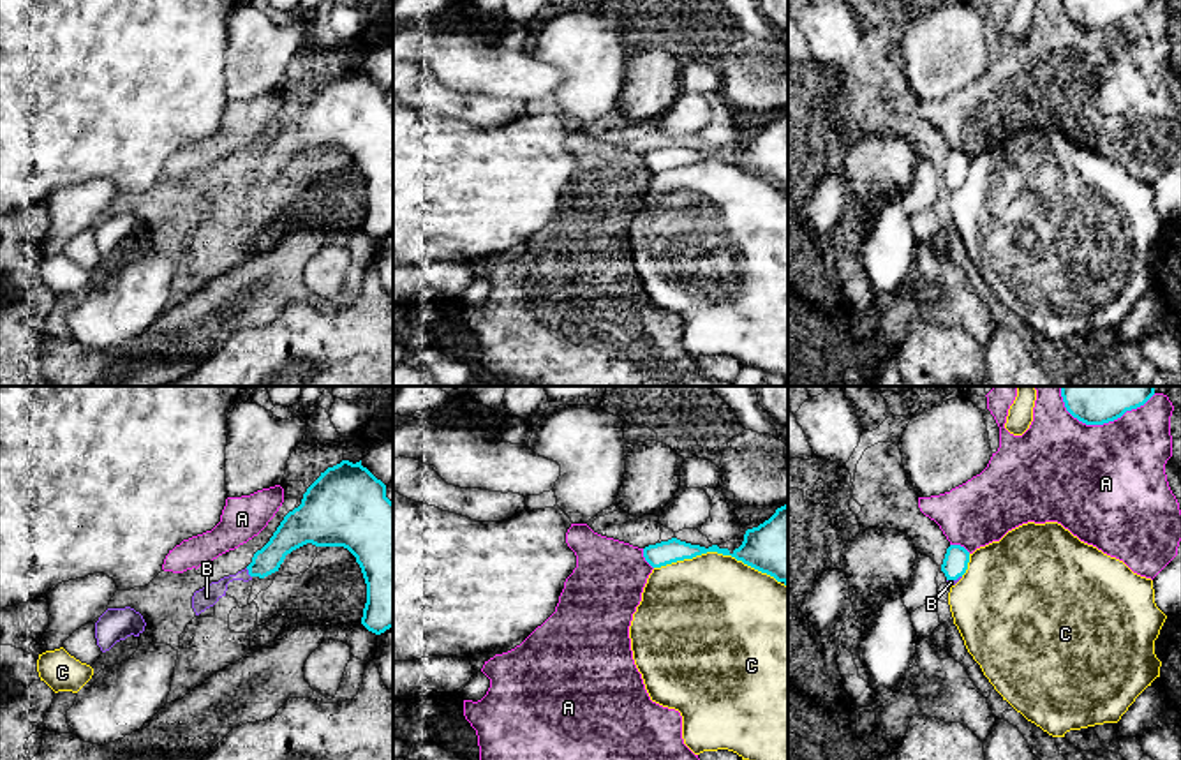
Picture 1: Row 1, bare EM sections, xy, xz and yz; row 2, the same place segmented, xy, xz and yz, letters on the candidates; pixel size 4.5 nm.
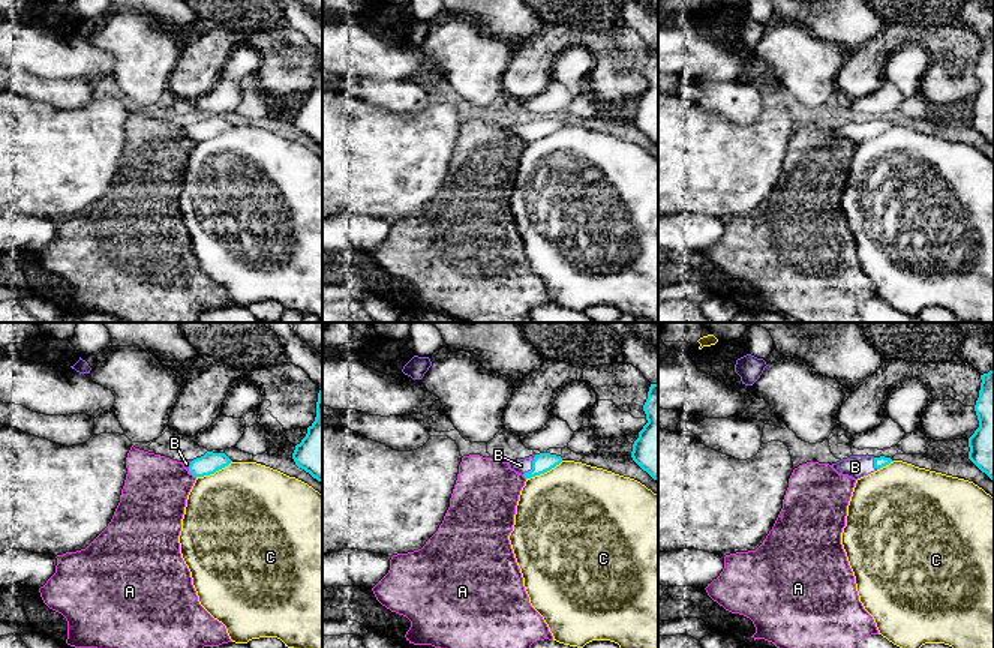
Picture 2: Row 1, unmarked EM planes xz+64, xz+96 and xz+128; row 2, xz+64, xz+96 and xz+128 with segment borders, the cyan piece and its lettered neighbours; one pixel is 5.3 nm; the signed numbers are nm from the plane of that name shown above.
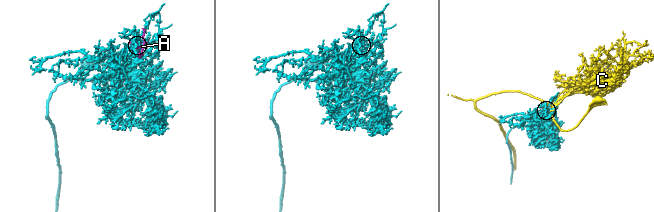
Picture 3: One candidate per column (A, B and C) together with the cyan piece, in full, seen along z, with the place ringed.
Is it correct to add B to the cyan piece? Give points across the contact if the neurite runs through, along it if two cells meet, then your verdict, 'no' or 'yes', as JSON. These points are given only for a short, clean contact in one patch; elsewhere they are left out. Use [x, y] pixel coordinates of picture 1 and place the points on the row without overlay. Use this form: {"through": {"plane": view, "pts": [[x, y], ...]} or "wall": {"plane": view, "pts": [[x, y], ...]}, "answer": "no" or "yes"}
{"through": {"plane": "xy", "pts": [[288, 141], [249, 178], [228, 184], [207, 201]]}, "answer": "yes"}

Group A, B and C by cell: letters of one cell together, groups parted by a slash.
A / B / C

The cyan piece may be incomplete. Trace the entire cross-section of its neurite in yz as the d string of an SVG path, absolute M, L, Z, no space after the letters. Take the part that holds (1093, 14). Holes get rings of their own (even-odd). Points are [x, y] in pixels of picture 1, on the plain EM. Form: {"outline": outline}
{"outline": "M1061 0L1066 16L1086 30L1103 30L1144 11L1153 0Z"}

